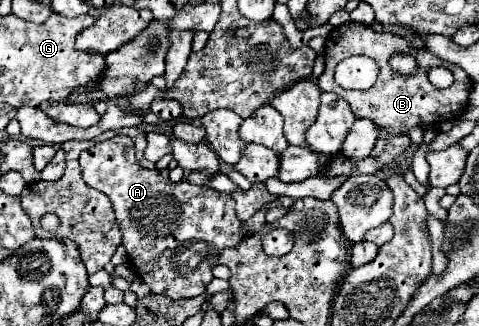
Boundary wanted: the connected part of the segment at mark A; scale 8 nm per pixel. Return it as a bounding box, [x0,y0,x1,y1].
[79,136,243,300]

